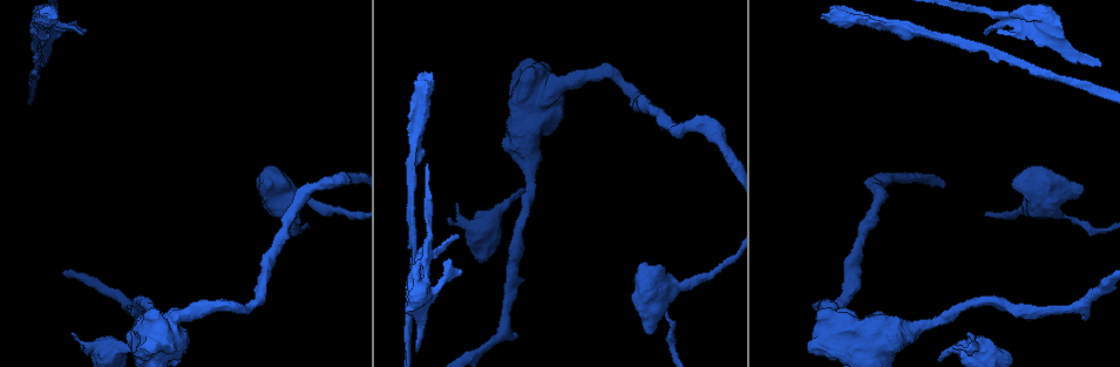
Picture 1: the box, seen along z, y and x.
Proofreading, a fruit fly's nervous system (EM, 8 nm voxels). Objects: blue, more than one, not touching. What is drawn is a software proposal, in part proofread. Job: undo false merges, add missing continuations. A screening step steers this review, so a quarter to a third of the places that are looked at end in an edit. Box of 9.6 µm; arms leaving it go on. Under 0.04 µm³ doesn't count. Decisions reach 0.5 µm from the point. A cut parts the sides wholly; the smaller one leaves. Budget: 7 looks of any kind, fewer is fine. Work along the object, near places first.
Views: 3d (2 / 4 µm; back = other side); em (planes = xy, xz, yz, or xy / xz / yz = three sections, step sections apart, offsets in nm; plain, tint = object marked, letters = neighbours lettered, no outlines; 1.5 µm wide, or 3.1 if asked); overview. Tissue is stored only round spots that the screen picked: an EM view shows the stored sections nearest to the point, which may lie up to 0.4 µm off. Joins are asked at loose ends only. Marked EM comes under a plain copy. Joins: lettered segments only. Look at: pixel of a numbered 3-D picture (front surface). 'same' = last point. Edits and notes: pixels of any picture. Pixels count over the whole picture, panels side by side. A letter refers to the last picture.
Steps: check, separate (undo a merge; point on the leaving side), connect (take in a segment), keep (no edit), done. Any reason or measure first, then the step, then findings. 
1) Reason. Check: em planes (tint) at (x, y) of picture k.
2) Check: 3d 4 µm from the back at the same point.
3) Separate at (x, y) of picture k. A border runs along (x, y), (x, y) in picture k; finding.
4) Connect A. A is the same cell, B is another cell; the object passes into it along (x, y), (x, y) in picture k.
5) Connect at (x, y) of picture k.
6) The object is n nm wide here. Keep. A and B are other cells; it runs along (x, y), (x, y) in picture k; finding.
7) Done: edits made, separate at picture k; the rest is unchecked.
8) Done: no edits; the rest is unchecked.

Free end. Check: em xy step 8 (letters) at (82, 345) of picture 1.

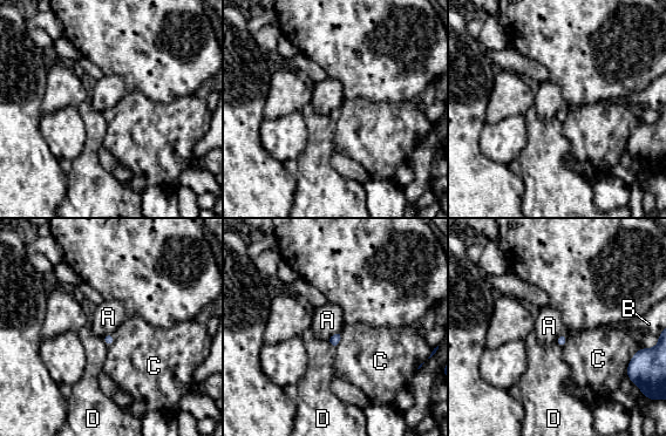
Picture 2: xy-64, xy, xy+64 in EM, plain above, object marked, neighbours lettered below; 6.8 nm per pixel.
Cut it another way. Check: em yz step 8 (letters) at the same point.

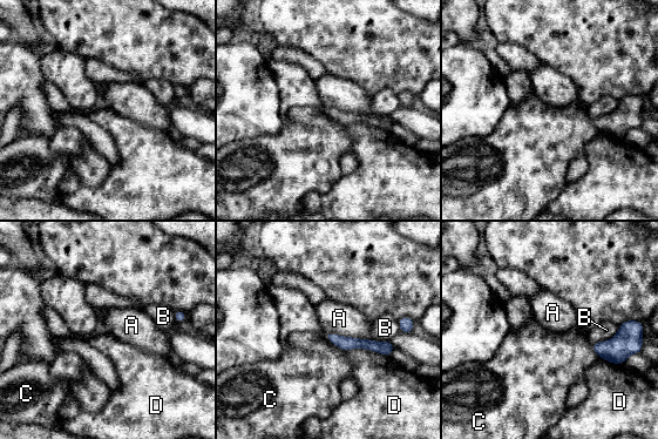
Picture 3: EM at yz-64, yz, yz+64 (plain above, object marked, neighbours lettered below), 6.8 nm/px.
Keep. A, B, C and D are other cells; a border runs along (327, 335), (367, 338), (370, 340) in picture 3; none of them fits.

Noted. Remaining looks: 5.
Free end. Check: em planes (tint) at (49, 35) of picture 1.

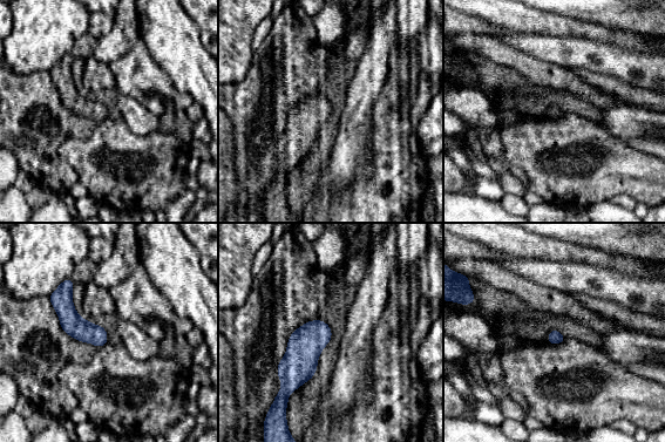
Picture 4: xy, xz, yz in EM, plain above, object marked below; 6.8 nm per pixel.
Check: em planes (letters) at the same point.

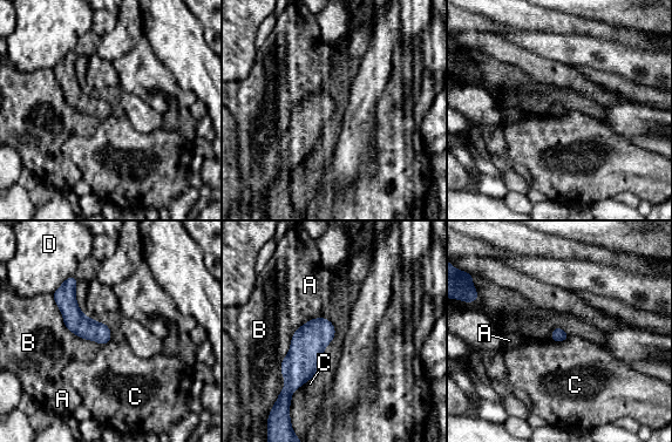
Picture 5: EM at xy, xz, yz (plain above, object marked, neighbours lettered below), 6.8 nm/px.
Keep. A, B, C and D are other cells; a border runs along (570, 337), (560, 341), (550, 341) in picture 5; none of them fits.

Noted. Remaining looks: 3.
Check: em planes (letters) at (1101, 63) of picture 1.

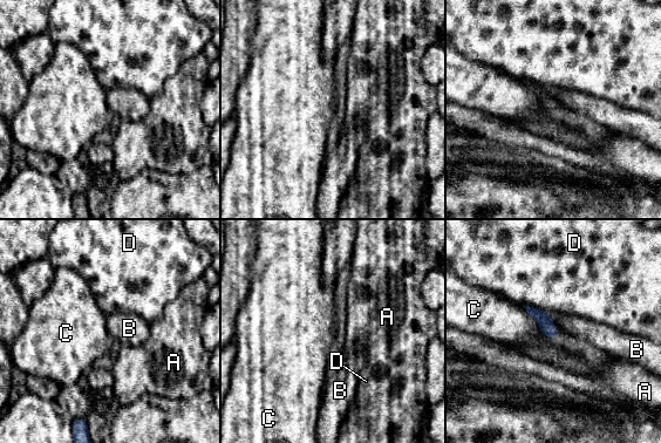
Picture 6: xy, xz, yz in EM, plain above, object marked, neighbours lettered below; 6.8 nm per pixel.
Keep. A, B, C and D are other cells; no lettered segment goes on from it.

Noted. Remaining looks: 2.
Done: no edits; the rest is unchecked.

